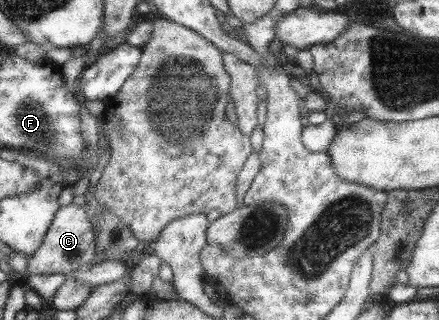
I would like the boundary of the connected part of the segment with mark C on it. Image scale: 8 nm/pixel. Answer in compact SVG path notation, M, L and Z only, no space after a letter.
M72 203L59 207L54 212L54 217L42 238L40 246L27 257L25 275L62 274L65 276L78 268L93 262L94 257L94 233L87 218L88 207L78 206Z

